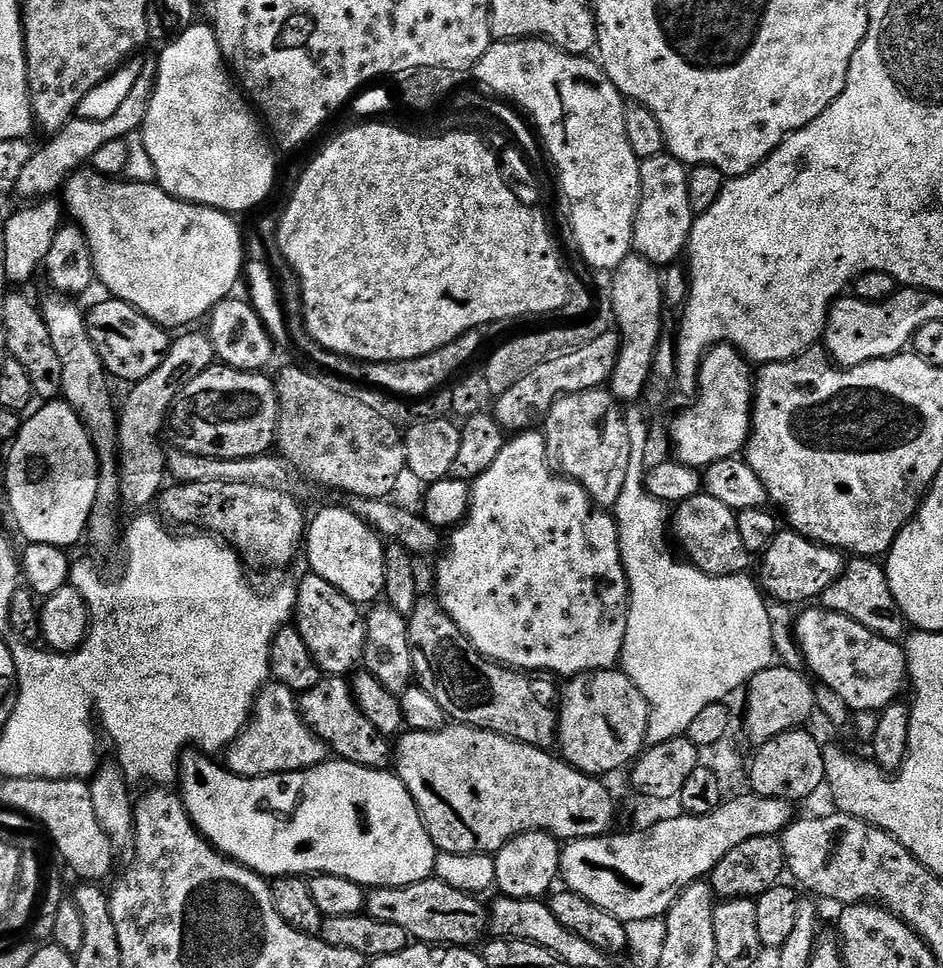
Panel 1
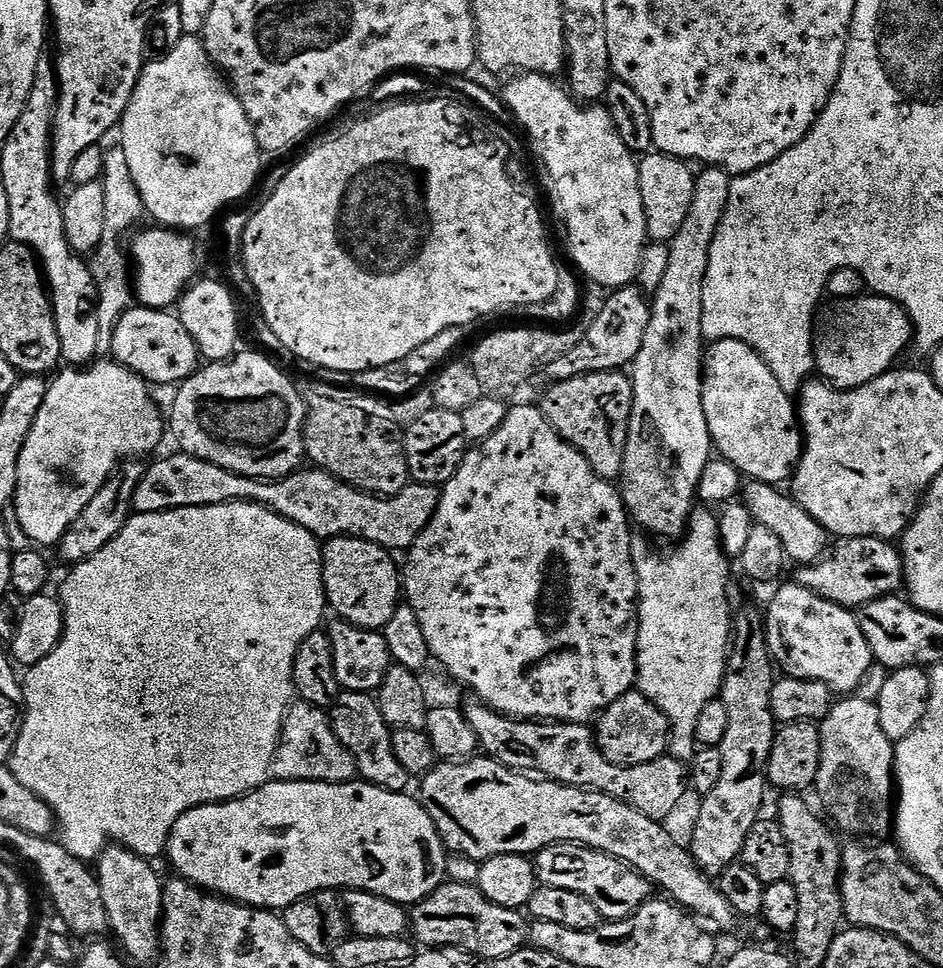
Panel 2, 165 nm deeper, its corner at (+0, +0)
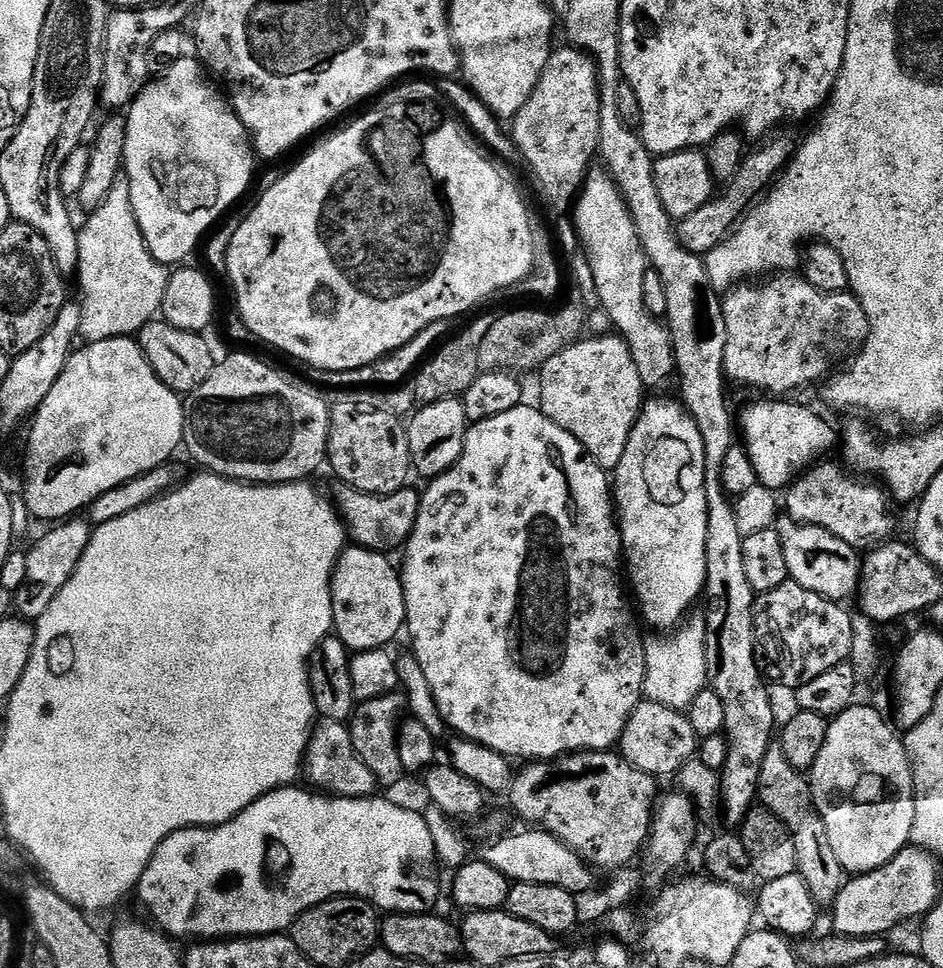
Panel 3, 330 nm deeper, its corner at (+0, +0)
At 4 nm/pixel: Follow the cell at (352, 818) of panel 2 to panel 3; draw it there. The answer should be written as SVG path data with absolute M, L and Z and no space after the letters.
M300 787L275 788L273 792L268 792L262 798L255 800L249 808L242 810L230 822L219 824L217 828L183 828L166 837L152 855L152 861L146 866L138 885L140 904L152 915L151 923L172 938L193 936L191 938L193 941L211 942L217 938L247 938L287 933L305 912L341 896L367 900L368 903L376 905L377 909L388 914L422 916L435 909L432 907L440 900L442 868L436 859L434 834L430 830L427 819L421 813L419 816L418 813L411 812L400 804L391 804L388 800L380 800L381 798L346 798L331 794L317 794L307 787L304 787L305 789Z

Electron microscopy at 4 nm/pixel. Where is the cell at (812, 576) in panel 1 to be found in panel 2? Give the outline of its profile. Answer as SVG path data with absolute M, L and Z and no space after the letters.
M878 538L837 539L830 551L819 560L795 570L795 583L849 610L860 608L871 600L899 593L904 584L904 557L901 549L891 540Z

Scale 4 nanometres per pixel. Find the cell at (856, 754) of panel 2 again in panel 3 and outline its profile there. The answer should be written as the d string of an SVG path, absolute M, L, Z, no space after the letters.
M851 706L846 711L833 717L829 721L826 742L823 743L822 750L819 751L818 758L810 769L808 780L812 787L812 794L815 800L817 810L826 826L826 832L830 845L842 869L849 875L864 875L880 869L882 866L889 864L904 847L909 845L912 837L914 810L916 809L916 797L913 790L913 774L911 764L908 758L908 752L905 750L901 735L895 730L895 727L884 720L885 715L873 708L873 706Z

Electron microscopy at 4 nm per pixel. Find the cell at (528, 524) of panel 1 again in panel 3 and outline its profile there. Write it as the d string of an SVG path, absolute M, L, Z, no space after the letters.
M522 402L514 410L506 410L506 414L494 414L494 418L477 420L468 428L465 434L465 446L461 456L448 472L442 473L429 483L428 489L423 489L420 497L420 509L414 530L408 536L408 542L402 549L404 564L400 568L400 581L404 587L404 601L406 602L407 635L412 635L412 648L416 661L422 666L422 674L426 674L426 682L430 682L430 690L434 694L434 702L438 702L438 710L444 716L444 723L449 729L456 731L457 737L473 740L490 750L500 752L502 755L515 758L520 762L555 762L561 756L570 756L573 752L607 752L615 749L620 743L620 735L624 733L624 727L632 711L642 702L644 696L644 679L646 678L646 654L644 646L645 637L640 637L641 625L638 623L637 613L630 603L629 593L626 591L626 576L622 571L622 545L620 543L620 529L617 517L614 515L614 492L610 487L610 476L605 469L599 468L593 462L591 456L585 452L582 445L577 442L562 426L558 426L539 407L527 408L527 403Z

